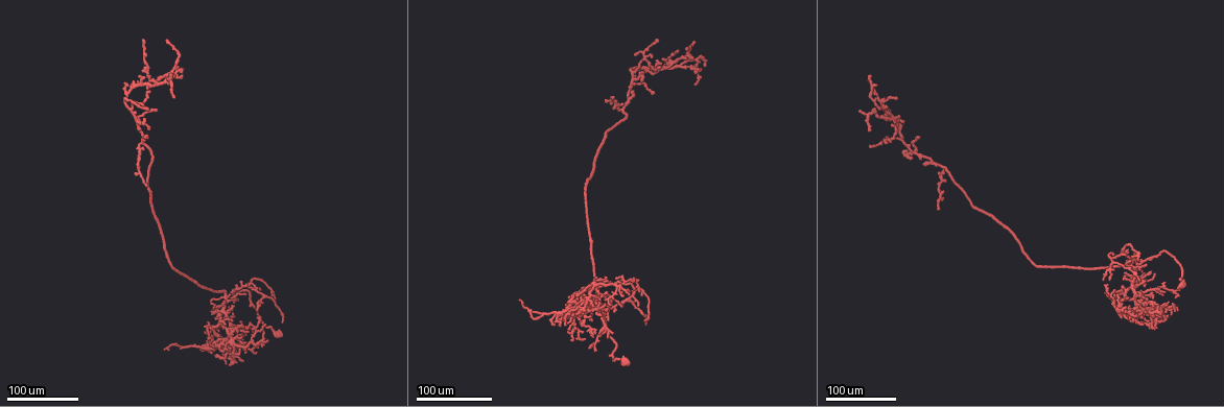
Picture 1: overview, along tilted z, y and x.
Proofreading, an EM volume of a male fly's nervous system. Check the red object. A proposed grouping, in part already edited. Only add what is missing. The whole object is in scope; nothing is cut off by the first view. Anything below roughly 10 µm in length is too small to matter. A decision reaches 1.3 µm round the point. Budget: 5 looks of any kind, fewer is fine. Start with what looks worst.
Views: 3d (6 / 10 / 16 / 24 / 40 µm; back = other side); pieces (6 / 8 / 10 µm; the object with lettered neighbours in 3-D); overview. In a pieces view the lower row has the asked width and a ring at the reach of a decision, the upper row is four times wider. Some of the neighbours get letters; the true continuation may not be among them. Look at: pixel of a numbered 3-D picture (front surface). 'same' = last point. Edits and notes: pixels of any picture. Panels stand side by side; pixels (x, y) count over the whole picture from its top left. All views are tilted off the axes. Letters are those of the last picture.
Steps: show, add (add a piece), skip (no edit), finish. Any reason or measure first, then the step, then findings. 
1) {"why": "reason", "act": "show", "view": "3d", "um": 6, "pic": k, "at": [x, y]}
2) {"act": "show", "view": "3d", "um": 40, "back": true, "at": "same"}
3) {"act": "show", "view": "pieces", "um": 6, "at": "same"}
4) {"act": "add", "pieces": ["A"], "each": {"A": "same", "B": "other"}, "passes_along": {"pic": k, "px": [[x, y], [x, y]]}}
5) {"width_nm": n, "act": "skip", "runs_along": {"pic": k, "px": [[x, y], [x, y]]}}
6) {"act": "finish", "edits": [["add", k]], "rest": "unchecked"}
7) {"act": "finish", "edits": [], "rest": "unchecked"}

{"act": "show", "view": "3d", "um": 40, "pic": 1, "at": [600, 330]}

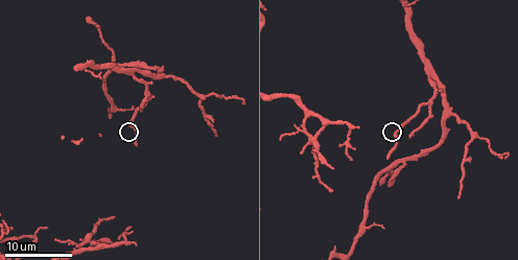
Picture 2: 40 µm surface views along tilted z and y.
{"why": "zoom in", "act": "show", "view": "3d", "um": 6, "pic": 2, "at": [411, 134]}

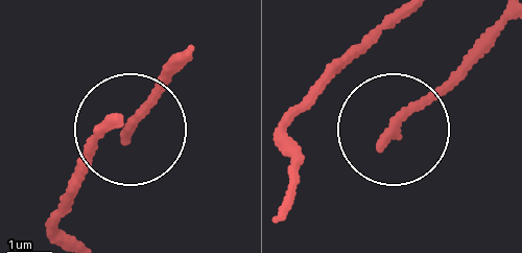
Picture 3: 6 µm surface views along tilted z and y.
{"act": "show", "view": "pieces", "um": 8, "pic": 3, "at": [382, 145]}

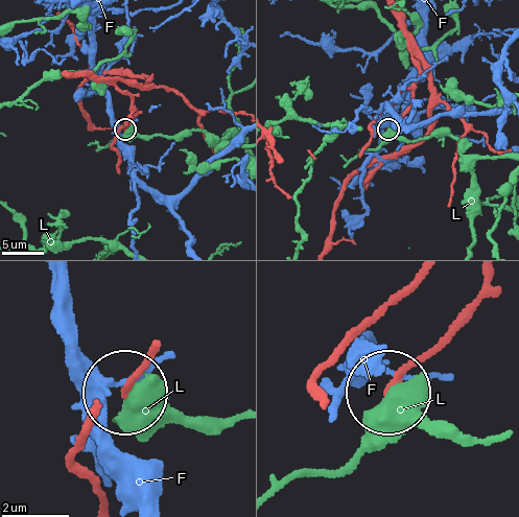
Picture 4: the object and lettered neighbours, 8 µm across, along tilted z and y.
{"width_nm": 220, "act": "skip", "each": {"F": "other", "L": "other"}, "runs_along": {"pic": 4, "px": [[157, 346], [126, 391]]}, "found": "none of them fits"}

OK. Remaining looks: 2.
{"why": "branch stops here", "act": "show", "view": "3d", "um": 24, "pic": 1, "at": [172, 97]}

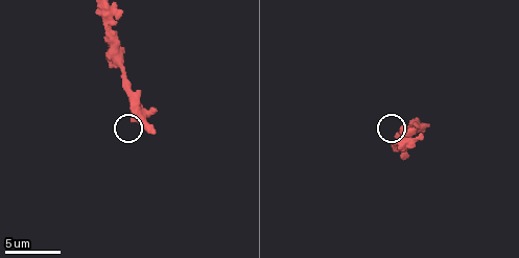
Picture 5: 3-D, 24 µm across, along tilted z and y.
{"why": "see the neighbours", "act": "show", "view": "pieces", "um": 6, "pic": 5, "at": [153, 130]}

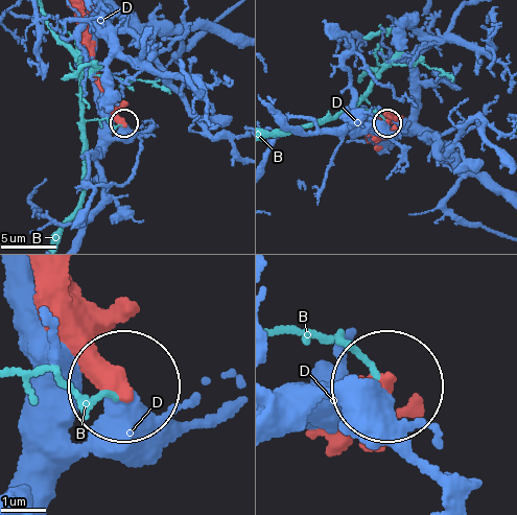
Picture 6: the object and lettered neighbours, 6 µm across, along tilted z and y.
{"width_nm": 380, "act": "skip", "each": {"B": "other", "D": "other"}, "found": "no lettered piece goes on from it"}

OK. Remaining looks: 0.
{"act": "finish", "edits": [], "rest": "unchecked"}

